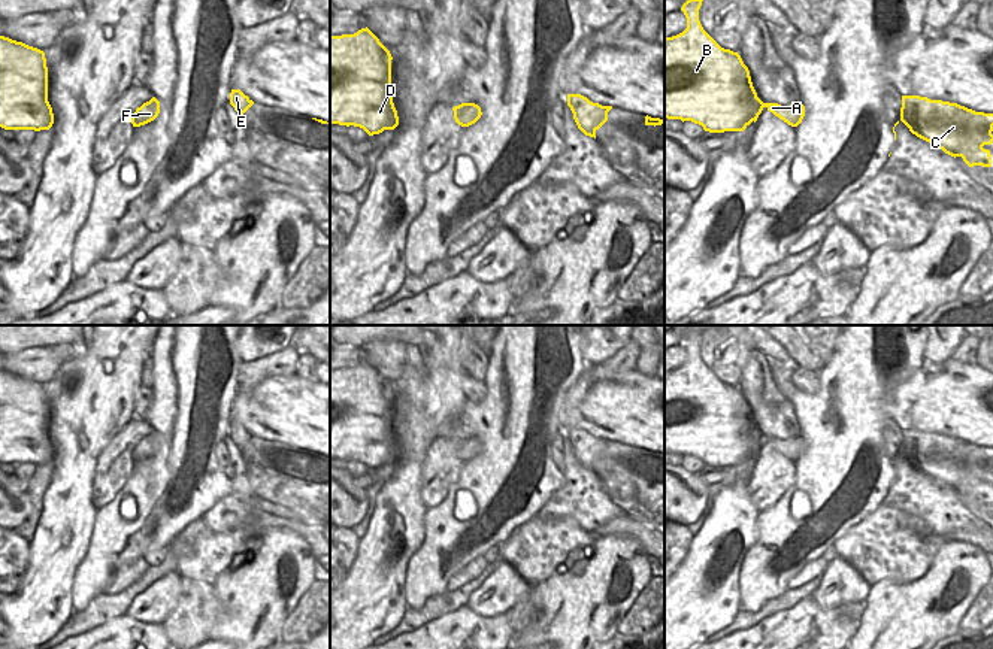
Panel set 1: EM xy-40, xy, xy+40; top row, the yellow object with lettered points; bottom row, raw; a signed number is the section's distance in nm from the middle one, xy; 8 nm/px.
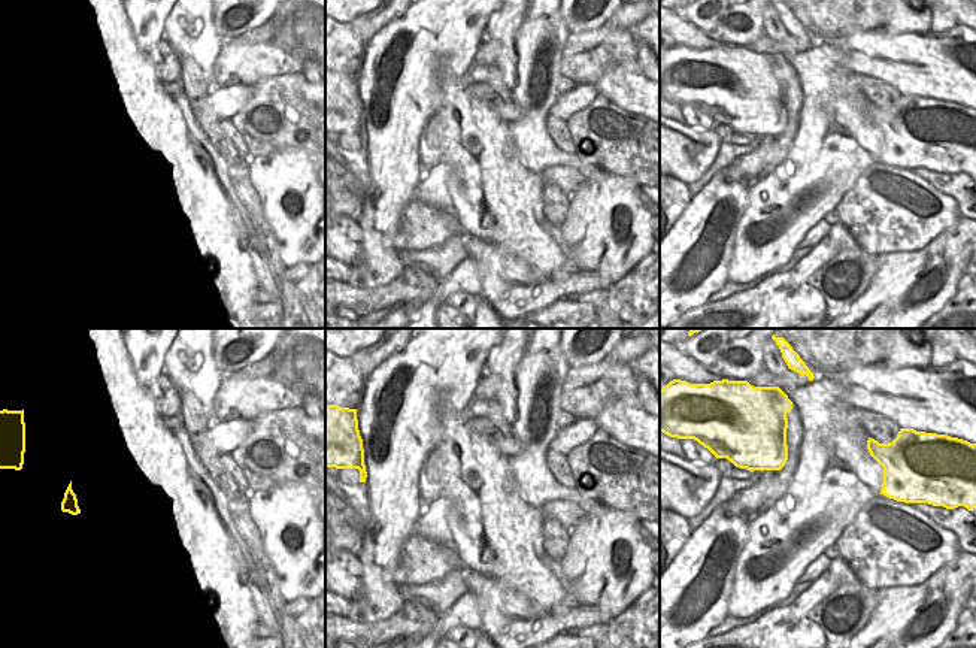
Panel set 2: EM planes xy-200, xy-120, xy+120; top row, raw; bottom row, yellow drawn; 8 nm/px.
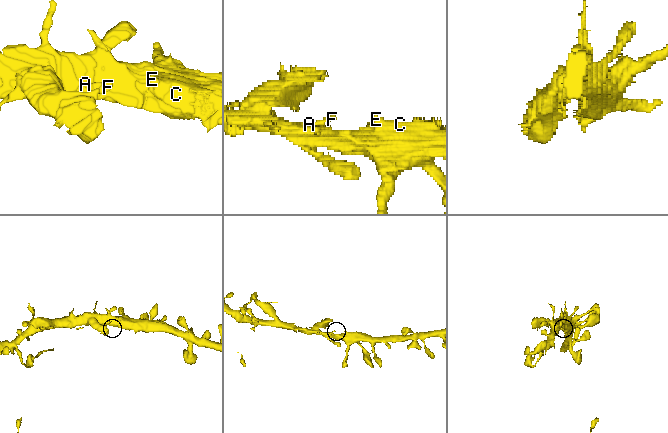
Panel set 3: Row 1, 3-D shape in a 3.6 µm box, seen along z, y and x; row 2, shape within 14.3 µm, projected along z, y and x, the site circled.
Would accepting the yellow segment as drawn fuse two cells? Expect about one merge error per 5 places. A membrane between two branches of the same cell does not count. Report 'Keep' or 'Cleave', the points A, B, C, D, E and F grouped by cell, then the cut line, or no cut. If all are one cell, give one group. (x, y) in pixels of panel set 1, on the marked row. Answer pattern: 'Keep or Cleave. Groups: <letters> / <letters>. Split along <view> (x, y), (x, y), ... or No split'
Keep. Groups: A B C D E F. No split.

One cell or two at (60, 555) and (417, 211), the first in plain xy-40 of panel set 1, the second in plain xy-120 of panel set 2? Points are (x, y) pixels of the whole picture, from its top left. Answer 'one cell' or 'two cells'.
two cells

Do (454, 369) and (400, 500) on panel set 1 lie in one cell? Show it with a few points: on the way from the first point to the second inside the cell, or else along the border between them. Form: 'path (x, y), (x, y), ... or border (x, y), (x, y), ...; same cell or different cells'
path (433, 402), (417, 418), (408, 467); same cell

